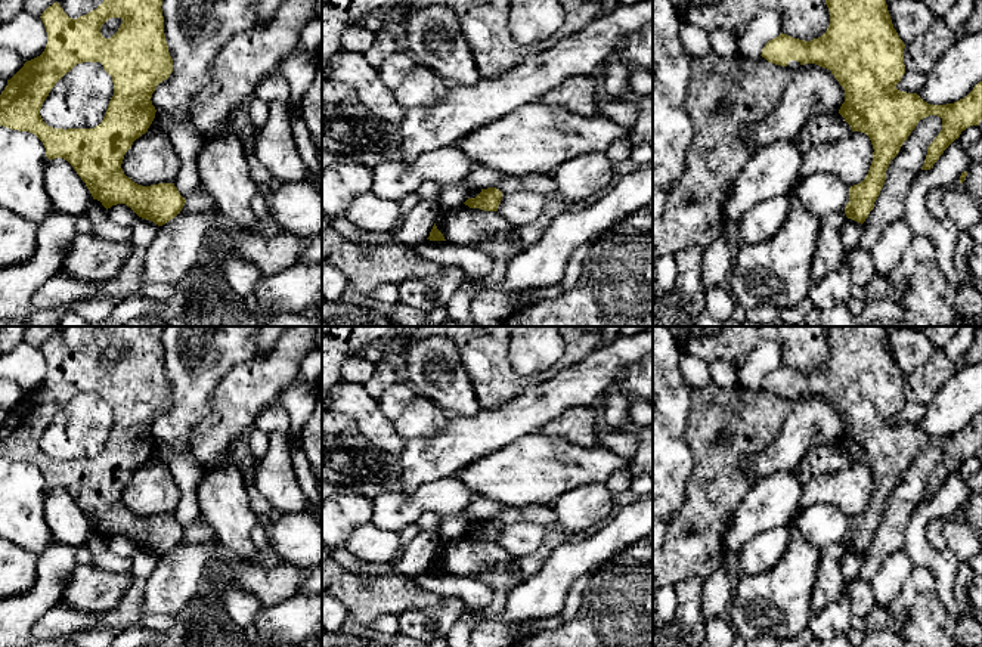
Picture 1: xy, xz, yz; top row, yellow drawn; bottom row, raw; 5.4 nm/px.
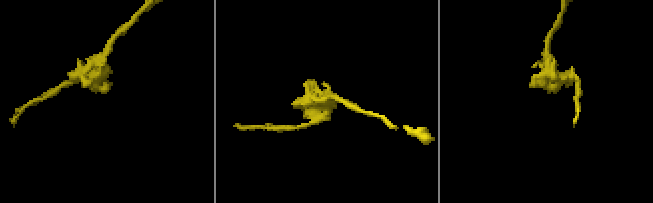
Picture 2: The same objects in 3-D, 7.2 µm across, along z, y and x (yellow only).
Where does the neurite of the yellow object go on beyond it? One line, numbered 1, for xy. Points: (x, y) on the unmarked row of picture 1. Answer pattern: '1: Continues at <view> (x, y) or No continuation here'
1: No continuation here

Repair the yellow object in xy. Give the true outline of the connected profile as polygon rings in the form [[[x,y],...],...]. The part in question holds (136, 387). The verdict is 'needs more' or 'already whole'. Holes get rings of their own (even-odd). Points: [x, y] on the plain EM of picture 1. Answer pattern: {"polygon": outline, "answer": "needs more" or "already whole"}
{"polygon": [[[105,326],[102,335],[77,350],[69,349],[56,332],[41,344],[47,363],[44,383],[24,394],[24,397],[7,411],[0,425],[0,456],[30,462],[35,465],[46,479],[49,490],[66,490],[81,511],[86,514],[93,530],[102,533],[108,541],[117,535],[126,535],[139,548],[158,557],[174,550],[183,539],[186,530],[174,514],[158,514],[142,517],[127,508],[121,499],[126,483],[133,473],[145,465],[155,449],[152,424],[157,417],[173,403],[173,390],[164,365],[162,331],[165,326]],[[111,349],[121,349],[118,362],[105,369],[102,356]],[[100,393],[112,408],[114,427],[102,453],[93,459],[53,459],[47,456],[40,440],[55,415],[77,394]]], "answer": "already whole"}

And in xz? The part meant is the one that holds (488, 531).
{"polygon": [[[496,518],[481,520],[475,529],[468,529],[464,535],[470,539],[480,539],[484,542],[498,542],[502,530],[502,523]]], "answer": "already whole"}

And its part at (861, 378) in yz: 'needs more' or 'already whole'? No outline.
needs more

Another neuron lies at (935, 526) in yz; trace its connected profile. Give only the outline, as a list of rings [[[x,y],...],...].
[[[932,518],[927,524],[926,532],[930,545],[939,551],[947,548],[947,542],[942,533],[944,524],[945,524],[944,518]]]

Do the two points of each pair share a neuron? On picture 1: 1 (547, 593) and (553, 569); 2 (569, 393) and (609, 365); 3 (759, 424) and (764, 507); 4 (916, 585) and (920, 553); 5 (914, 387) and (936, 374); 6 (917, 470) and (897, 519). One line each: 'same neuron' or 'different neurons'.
1: same neuron
2: same neuron
3: different neurons
4: different neurons
5: same neuron
6: same neuron

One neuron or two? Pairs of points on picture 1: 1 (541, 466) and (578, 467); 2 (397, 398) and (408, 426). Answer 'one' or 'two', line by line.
1: one
2: two

